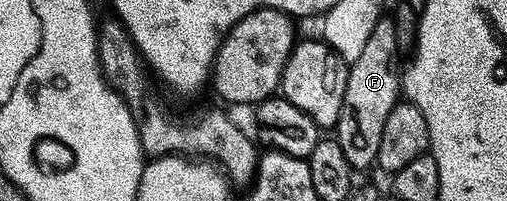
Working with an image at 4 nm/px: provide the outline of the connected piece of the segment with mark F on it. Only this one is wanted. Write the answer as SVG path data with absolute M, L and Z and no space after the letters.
M383 16L378 22L377 26L375 26L375 30L373 30L373 35L369 39L365 50L363 51L359 60L350 65L350 76L349 76L349 85L346 88L345 92L345 103L344 107L341 110L341 118L338 121L338 124L335 129L335 139L341 144L342 152L345 154L345 158L349 161L351 169L356 172L362 172L362 170L367 170L371 166L372 168L378 163L378 158L380 154L381 142L383 142L383 132L385 130L385 125L387 124L387 120L389 116L391 116L391 112L393 112L394 108L400 103L401 93L402 93L402 73L401 66L399 70L399 57L401 57L401 51L399 49L399 37L397 36L396 24L392 17Z

